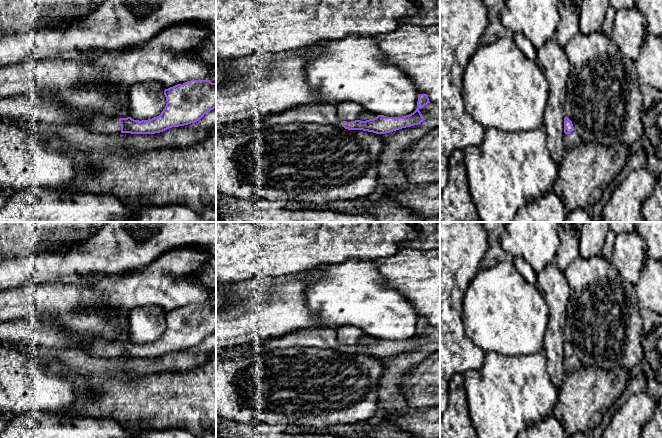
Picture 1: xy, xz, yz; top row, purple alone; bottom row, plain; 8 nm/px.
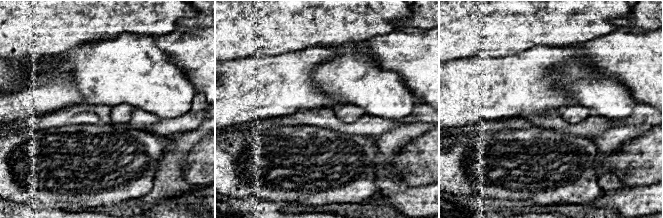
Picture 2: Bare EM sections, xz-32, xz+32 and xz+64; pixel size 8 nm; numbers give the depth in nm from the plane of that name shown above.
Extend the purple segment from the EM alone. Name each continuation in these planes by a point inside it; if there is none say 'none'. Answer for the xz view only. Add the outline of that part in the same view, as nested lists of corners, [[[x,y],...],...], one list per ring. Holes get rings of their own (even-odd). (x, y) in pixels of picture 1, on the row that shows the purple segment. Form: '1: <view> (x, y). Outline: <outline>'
1: xz (324, 114). Outline: [[[312,104],[298,106],[292,110],[273,115],[256,115],[245,124],[262,125],[287,125],[290,123],[317,123],[320,125],[334,125],[343,127],[343,121],[336,114],[335,104]]]

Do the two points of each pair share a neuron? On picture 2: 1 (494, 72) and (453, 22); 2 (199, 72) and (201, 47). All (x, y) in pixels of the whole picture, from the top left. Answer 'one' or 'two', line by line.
1: two
2: one

